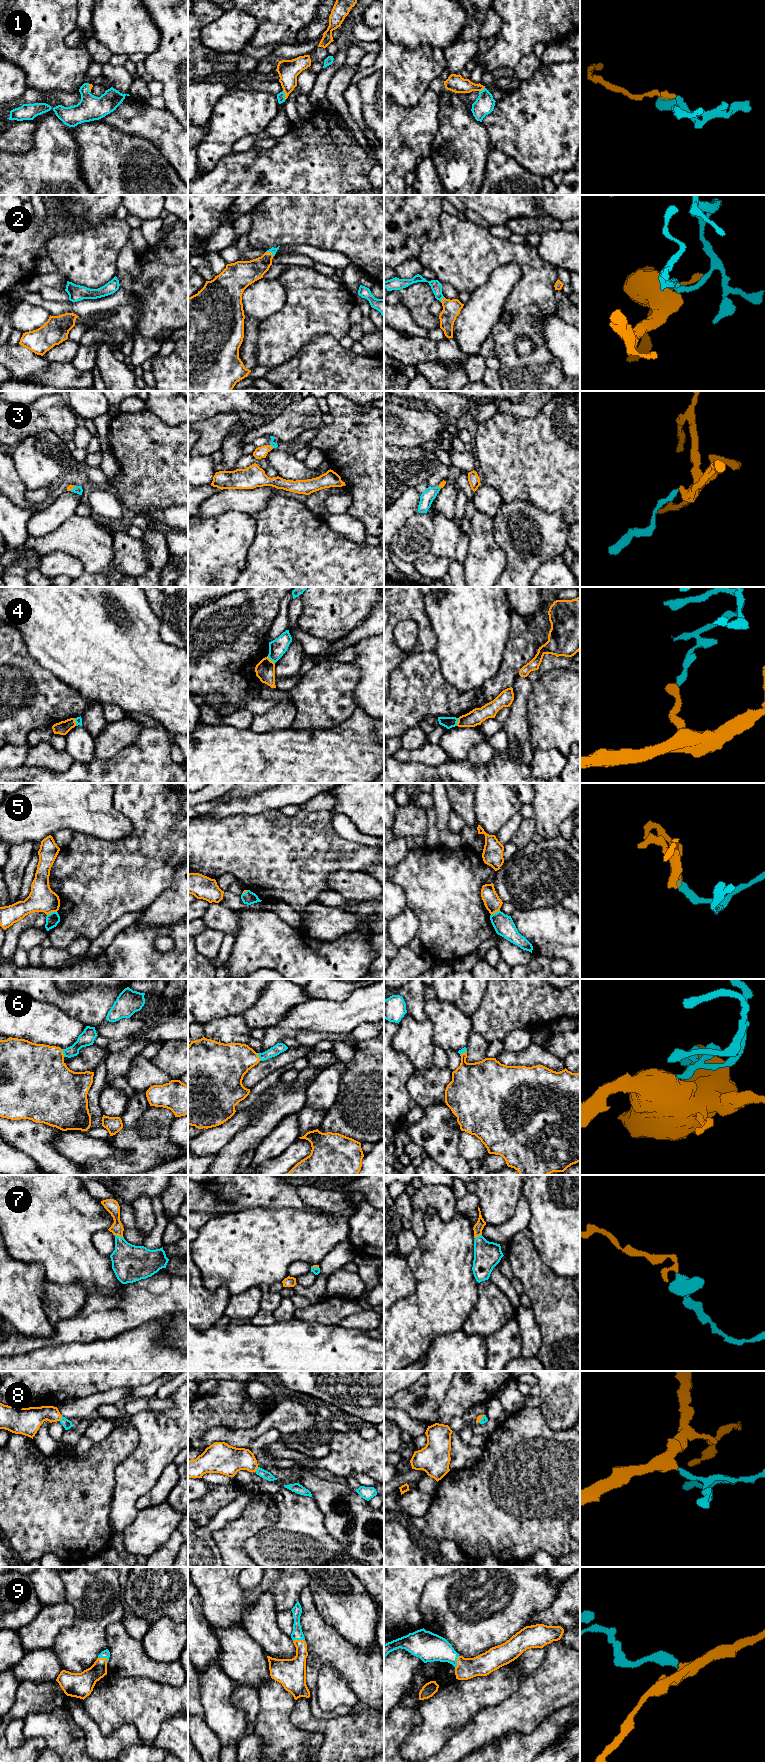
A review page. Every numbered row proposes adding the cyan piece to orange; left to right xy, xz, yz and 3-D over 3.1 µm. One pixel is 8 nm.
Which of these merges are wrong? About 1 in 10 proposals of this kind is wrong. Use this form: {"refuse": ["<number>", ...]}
{"refuse": ["4"]}

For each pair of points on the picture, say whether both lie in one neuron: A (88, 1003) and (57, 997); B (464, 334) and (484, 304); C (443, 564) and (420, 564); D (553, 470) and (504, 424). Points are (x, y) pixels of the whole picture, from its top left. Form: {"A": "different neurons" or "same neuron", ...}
{"A": "same neuron", "B": "same neuron", "C": "same neuron", "D": "same neuron"}

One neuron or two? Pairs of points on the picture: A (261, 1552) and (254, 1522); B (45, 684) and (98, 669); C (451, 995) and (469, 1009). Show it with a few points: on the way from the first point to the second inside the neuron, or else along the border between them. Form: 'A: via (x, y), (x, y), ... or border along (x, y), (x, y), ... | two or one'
A: border along (277, 1520), (261, 1528), (245, 1541), (246, 1554) | two
B: border along (42, 666), (80, 694) | two
C: border along (463, 989), (455, 1003) | two

